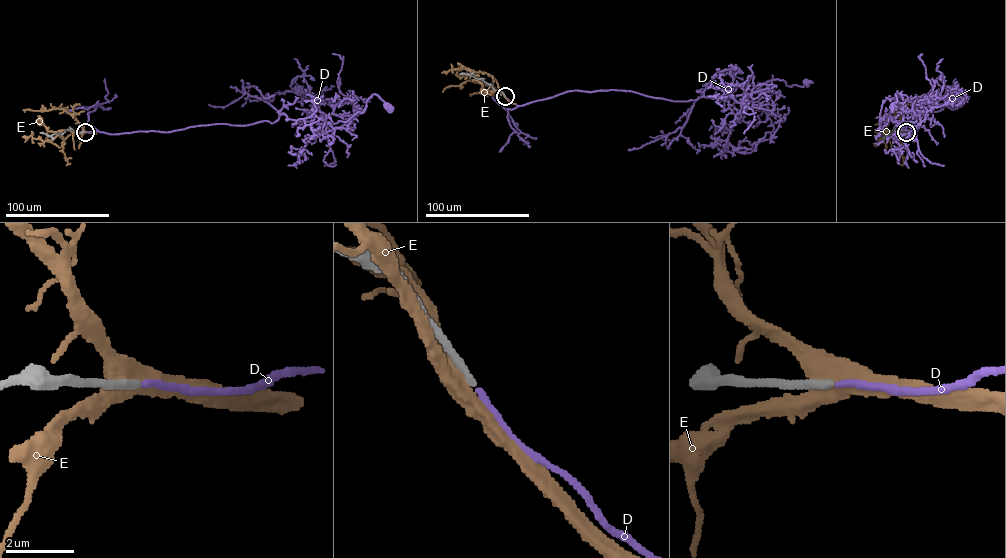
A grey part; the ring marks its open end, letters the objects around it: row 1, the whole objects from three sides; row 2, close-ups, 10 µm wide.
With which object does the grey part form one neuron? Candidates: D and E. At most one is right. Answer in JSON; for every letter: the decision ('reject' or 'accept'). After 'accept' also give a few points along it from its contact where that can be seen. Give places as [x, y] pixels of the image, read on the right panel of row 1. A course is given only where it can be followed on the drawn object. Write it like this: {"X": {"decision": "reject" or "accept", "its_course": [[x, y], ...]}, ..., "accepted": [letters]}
{"D": {"decision": "accept", "its_course": [[907, 132], [916, 132], [901, 131], [912, 123], [907, 113], [906, 123], [892, 120], [896, 94], [893, 106]]}, "E": {"decision": "reject"}, "accepted": ["D"]}

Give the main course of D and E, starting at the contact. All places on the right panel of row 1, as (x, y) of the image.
D: (907, 132), (916, 132), (901, 131), (912, 123), (907, 113), (906, 123), (892, 120), (896, 94), (893, 106)
E: (906, 132), (883, 130), (881, 138)

